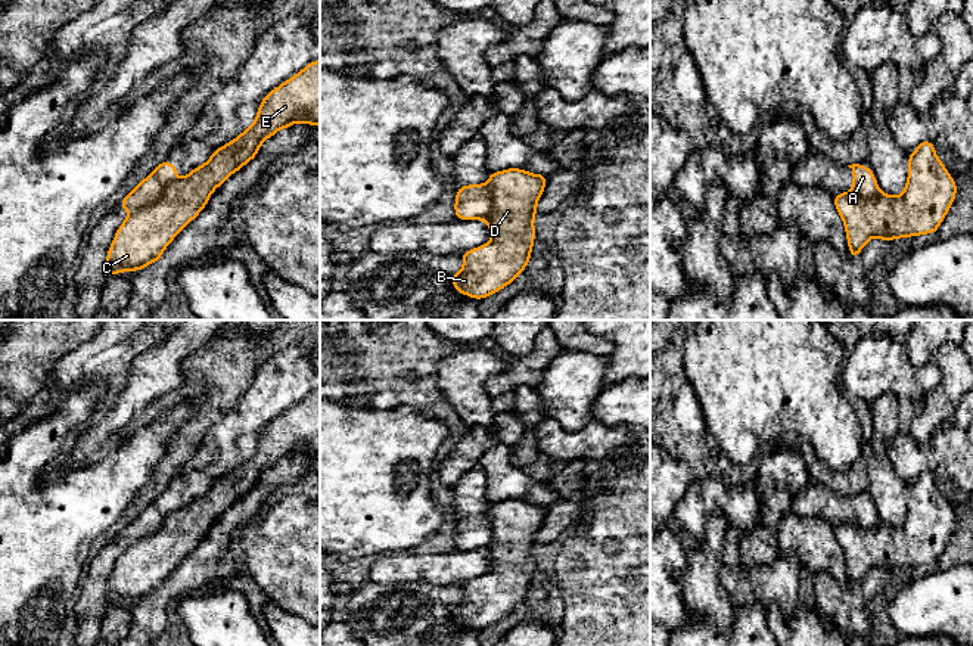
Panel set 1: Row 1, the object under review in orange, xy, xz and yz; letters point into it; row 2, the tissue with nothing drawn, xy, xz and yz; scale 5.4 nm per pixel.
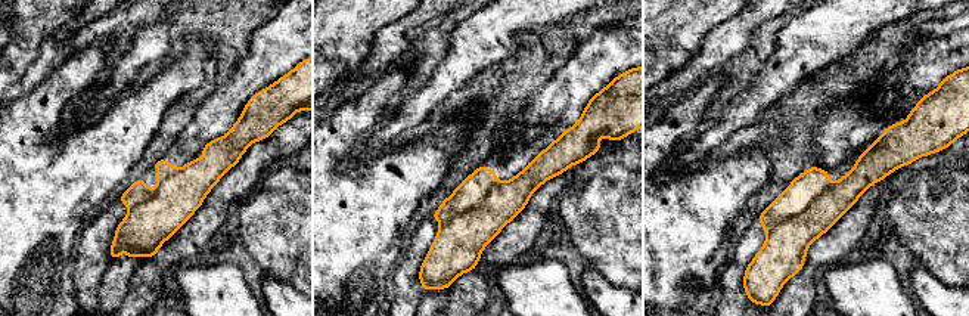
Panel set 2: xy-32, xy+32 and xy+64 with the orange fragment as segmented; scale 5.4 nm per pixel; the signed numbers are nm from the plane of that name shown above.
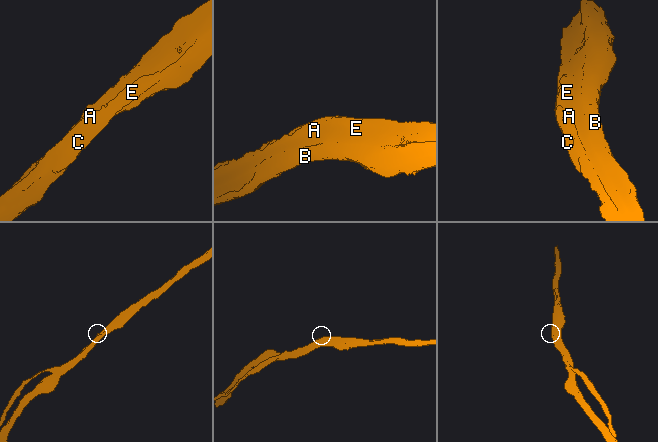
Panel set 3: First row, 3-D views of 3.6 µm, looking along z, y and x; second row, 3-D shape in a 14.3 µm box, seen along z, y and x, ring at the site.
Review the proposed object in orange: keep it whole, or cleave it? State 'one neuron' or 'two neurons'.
two neurons

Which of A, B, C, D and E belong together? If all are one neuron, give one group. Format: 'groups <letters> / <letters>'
groups A / B C D E

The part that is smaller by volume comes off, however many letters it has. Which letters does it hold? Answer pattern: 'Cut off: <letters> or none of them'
Cut off: A

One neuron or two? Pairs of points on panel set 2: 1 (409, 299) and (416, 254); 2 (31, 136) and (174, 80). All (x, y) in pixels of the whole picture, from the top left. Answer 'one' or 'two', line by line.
1: one
2: one

